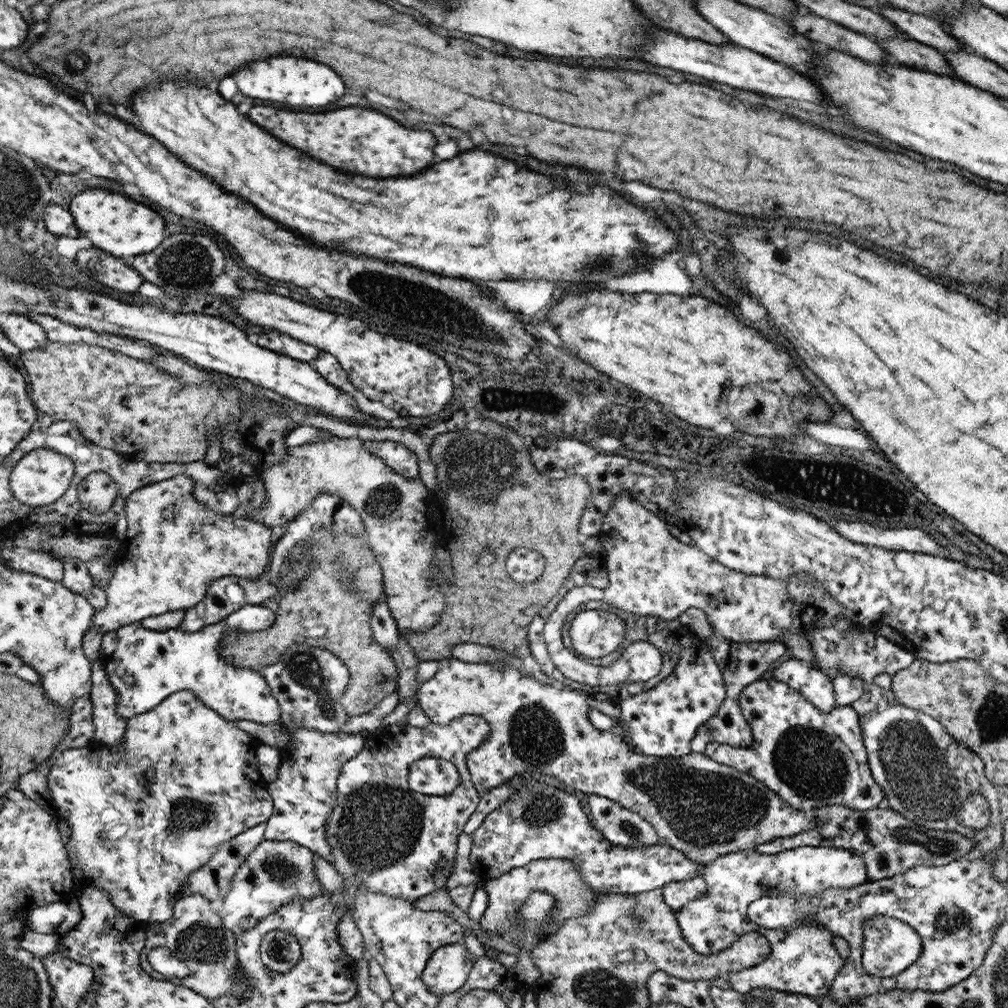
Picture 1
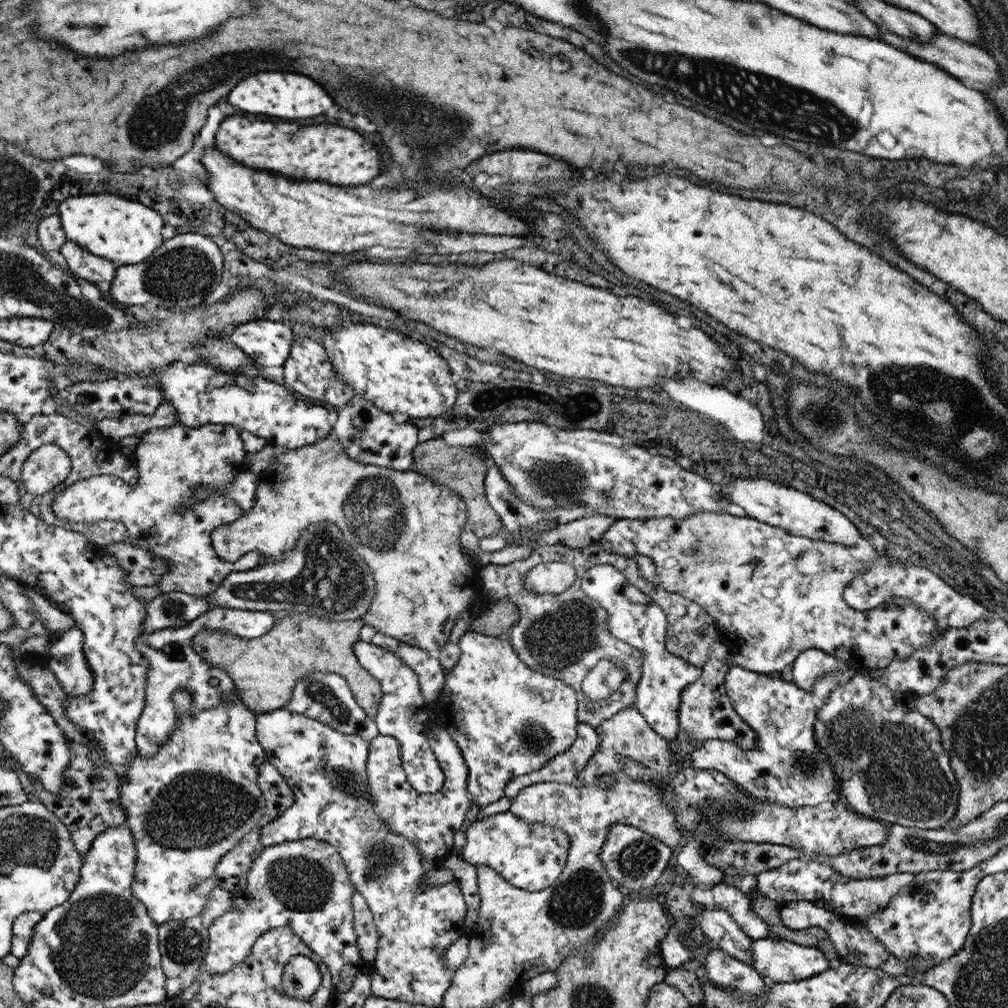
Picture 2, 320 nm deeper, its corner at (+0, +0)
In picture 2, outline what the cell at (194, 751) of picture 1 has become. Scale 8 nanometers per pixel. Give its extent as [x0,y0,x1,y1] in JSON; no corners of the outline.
[118,692,267,924]

